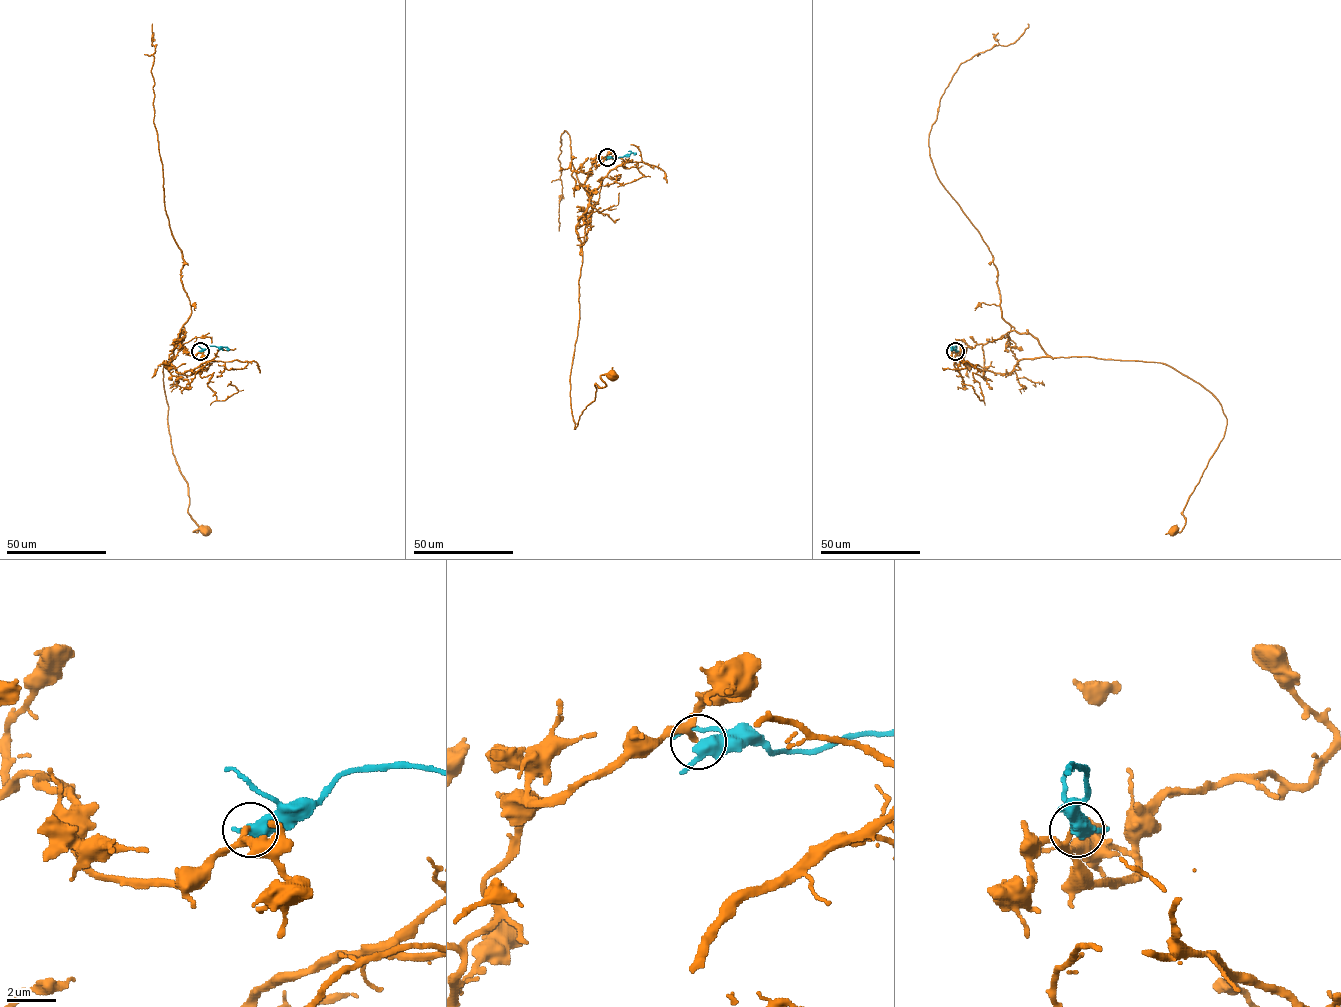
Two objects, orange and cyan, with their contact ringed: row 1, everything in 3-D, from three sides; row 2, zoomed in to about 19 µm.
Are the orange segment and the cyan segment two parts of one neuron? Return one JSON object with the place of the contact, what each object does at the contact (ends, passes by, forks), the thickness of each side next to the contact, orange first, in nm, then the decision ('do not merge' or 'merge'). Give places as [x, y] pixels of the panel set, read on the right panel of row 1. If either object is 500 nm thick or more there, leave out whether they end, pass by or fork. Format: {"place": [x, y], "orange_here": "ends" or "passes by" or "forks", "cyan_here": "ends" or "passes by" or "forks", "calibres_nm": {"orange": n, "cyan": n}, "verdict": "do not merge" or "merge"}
{"place": [955, 351], "orange_here": "passes by", "cyan_here": "passes by", "calibres_nm": {"orange": 170, "cyan": 420}, "verdict": "merge"}

